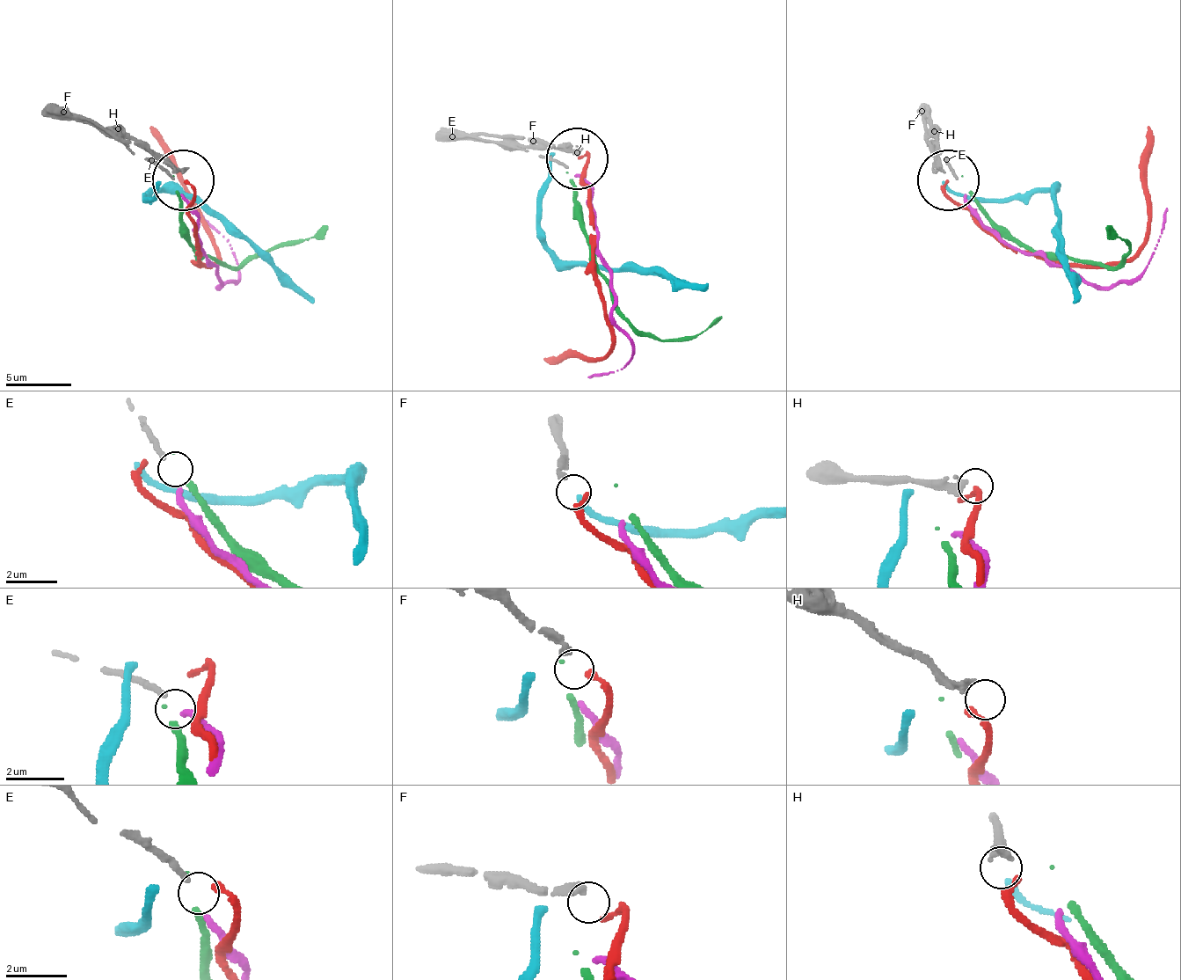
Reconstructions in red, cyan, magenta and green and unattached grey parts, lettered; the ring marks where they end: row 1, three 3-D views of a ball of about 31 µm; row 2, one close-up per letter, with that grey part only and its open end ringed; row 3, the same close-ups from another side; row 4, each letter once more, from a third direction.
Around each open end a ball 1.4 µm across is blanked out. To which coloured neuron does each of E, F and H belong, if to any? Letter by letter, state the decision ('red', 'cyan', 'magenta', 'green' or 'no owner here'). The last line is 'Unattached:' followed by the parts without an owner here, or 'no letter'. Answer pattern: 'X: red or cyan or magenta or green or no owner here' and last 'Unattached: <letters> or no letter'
E: magenta
F: red
H: no owner here
Unattached: H

